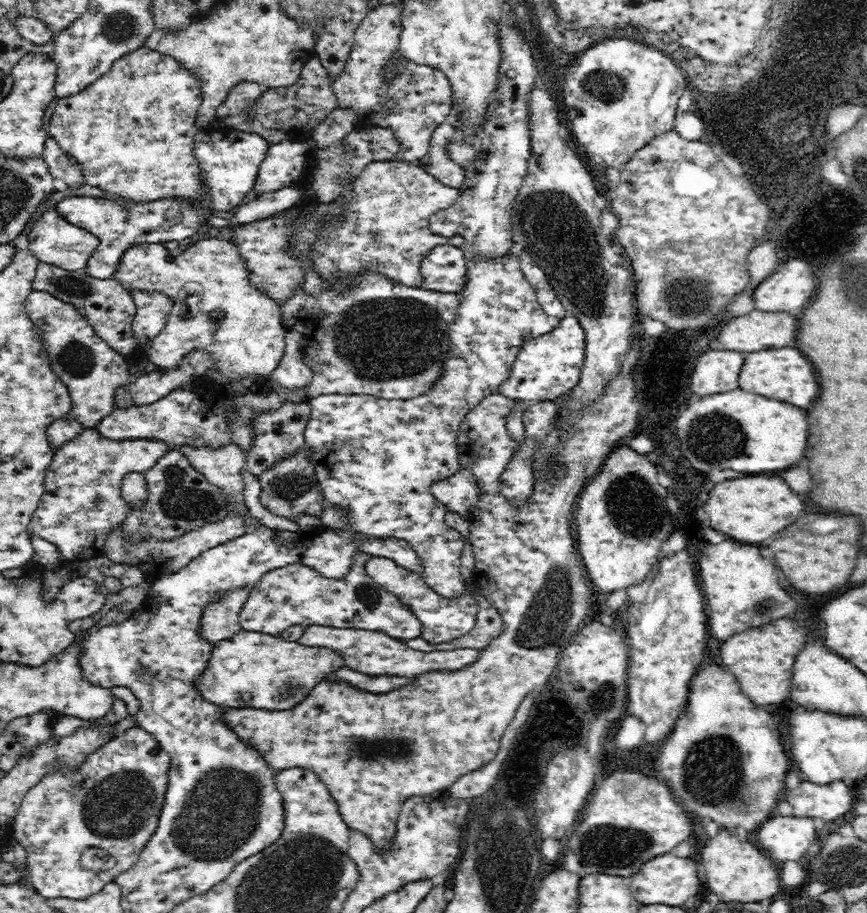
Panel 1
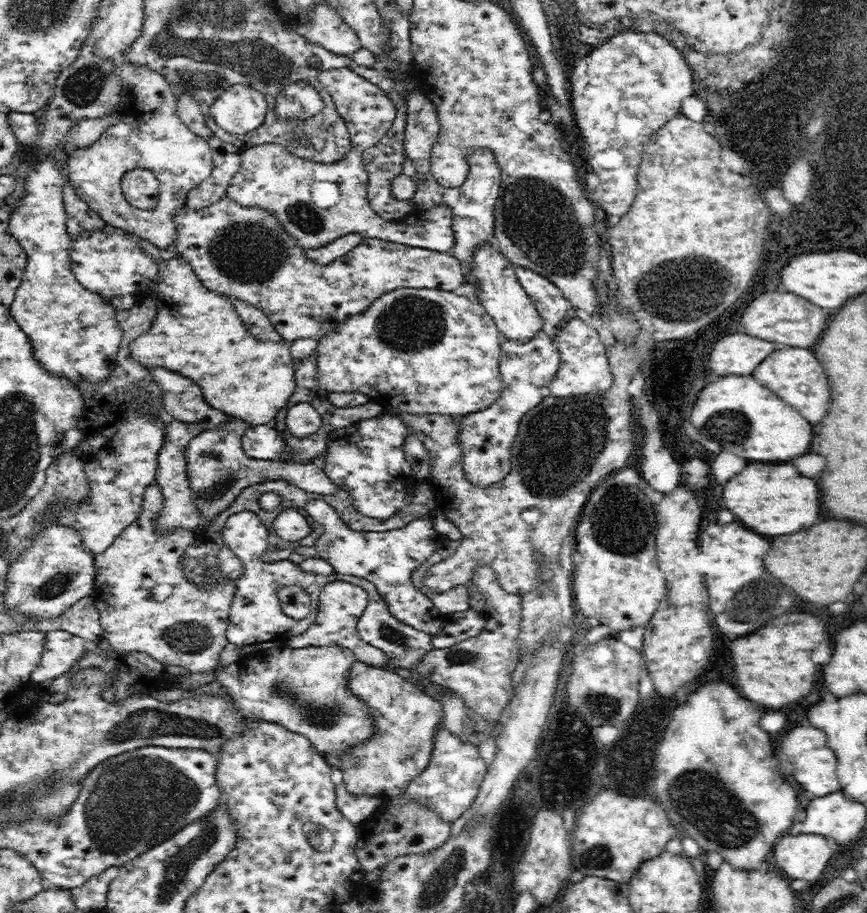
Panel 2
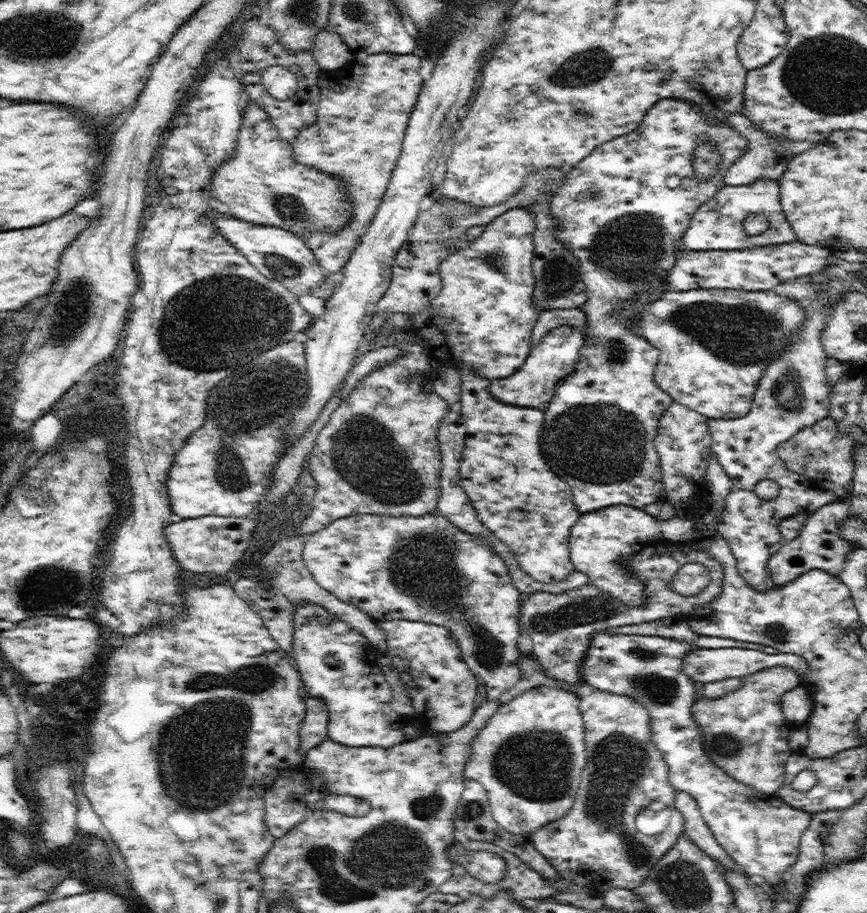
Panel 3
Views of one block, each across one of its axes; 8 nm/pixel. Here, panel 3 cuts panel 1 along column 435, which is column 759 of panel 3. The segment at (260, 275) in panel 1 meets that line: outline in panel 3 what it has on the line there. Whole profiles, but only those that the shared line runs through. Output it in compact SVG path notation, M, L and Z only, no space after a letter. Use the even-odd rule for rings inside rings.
M755 178L751 184L745 186L723 186L711 200L701 204L691 218L689 228L683 234L685 248L691 250L715 250L715 252L735 252L735 250L753 250L773 244L793 244L797 242L795 234L791 232L791 224L779 202L779 182L769 178ZM749 214L763 214L765 216L765 232L759 236L745 234L743 220Z

